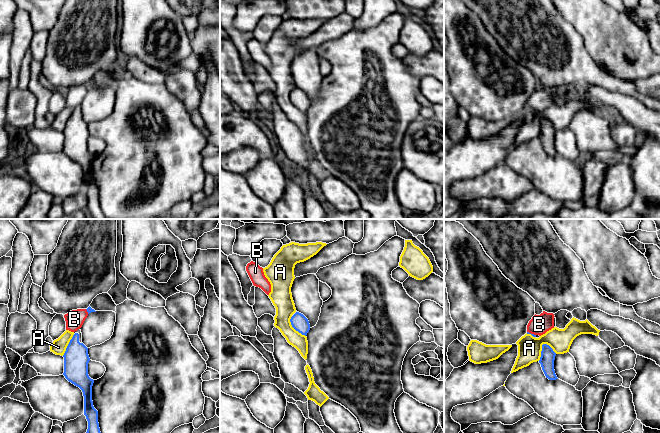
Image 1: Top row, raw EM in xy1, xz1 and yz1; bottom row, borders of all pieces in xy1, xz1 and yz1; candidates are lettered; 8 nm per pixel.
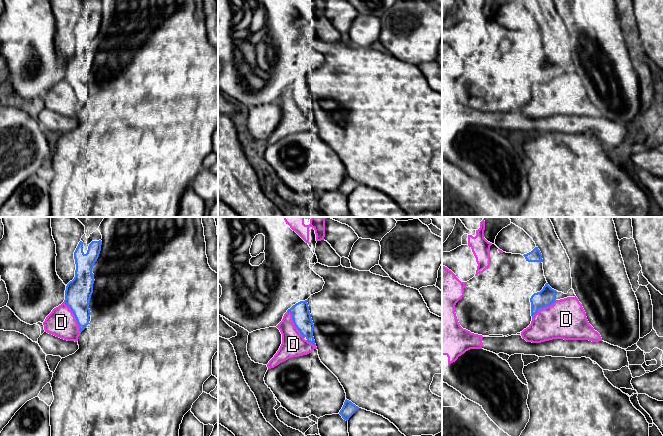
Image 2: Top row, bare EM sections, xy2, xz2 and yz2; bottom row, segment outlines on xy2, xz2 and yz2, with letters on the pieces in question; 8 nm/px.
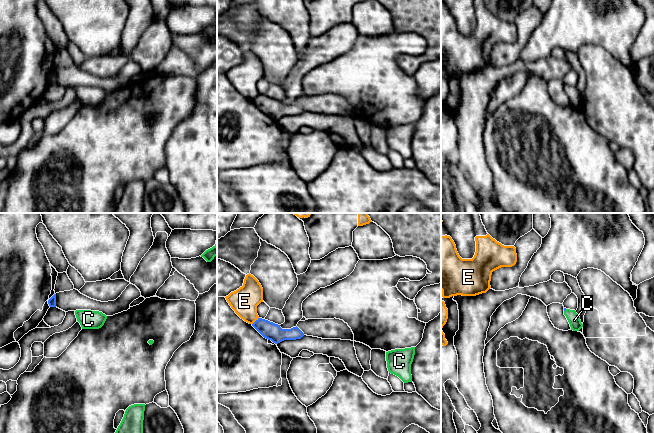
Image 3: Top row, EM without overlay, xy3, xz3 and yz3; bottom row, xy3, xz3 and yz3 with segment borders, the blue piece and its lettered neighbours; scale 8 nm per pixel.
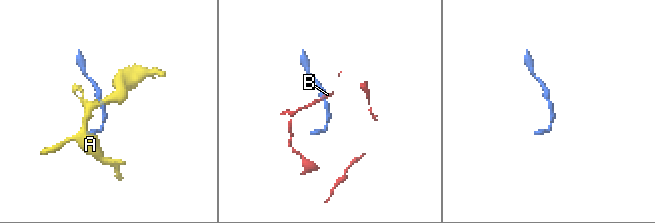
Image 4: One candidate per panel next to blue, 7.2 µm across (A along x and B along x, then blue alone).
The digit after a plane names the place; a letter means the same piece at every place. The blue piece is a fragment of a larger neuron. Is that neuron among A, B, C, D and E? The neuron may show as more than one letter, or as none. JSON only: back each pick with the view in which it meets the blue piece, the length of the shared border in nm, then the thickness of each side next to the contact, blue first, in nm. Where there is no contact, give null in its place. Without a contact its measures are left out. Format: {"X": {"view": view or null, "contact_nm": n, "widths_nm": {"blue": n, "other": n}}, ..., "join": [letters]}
{"C": {"view": null}, "join": ["C"]}

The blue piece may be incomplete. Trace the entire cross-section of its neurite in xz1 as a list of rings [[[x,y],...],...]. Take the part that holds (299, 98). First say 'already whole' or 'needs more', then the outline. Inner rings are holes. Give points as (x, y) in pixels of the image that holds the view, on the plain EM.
already whole; [[[296,88],[290,95],[292,103],[301,109],[302,111],[307,111],[310,106],[310,100],[308,95],[301,89]]]

